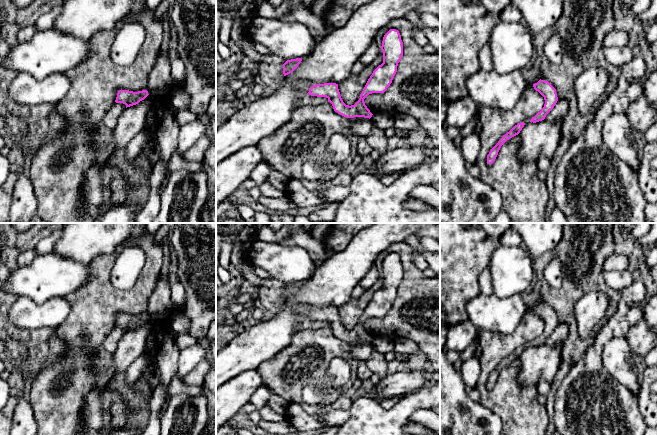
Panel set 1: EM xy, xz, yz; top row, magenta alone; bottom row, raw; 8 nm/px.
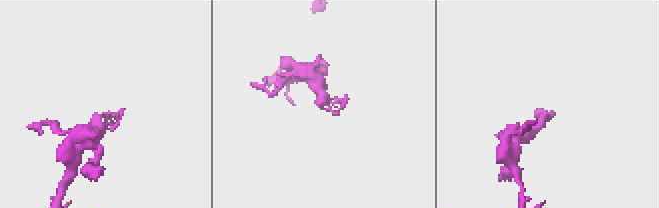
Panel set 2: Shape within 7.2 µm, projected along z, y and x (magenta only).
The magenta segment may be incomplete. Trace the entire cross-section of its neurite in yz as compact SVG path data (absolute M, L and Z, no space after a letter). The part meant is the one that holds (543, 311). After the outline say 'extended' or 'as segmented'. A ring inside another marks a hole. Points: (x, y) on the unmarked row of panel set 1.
M540 303L537 307L533 308L533 311L544 321L545 324L544 331L530 344L530 346L536 347L545 343L546 339L557 327L558 321L556 313L548 305Z; as segmented

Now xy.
M119 314L117 317L116 327L123 327L127 331L138 328L148 320L147 314L133 316L129 314Z; as segmented

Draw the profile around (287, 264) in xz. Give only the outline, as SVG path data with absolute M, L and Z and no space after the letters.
M256 240L249 251L253 267L265 269L272 278L291 284L311 278L316 264L308 251L301 247L289 247L281 243Z

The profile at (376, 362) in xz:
M371 342L369 344L372 347L372 352L370 357L365 361L365 363L371 370L372 374L377 374L379 376L379 379L382 380L388 375L385 354L380 352L376 347L374 347Z

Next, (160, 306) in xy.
M160 275L156 290L150 297L147 315L150 320L164 319L171 315L171 288L167 276Z

